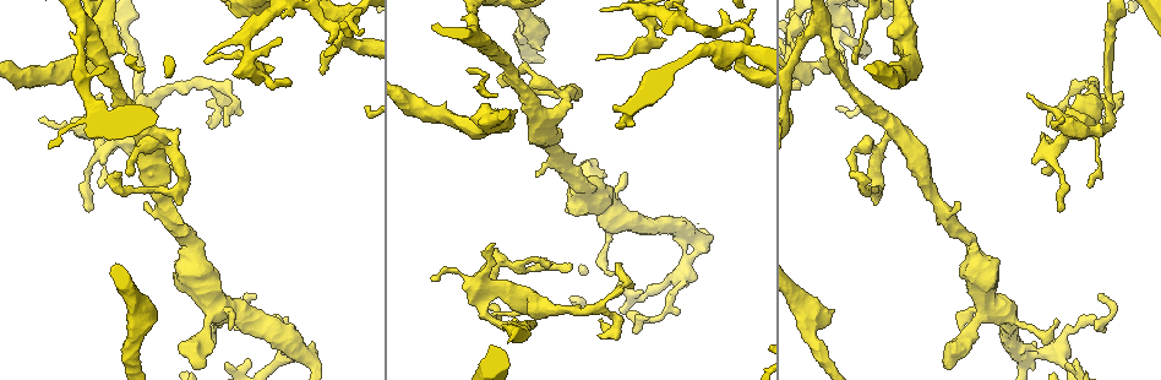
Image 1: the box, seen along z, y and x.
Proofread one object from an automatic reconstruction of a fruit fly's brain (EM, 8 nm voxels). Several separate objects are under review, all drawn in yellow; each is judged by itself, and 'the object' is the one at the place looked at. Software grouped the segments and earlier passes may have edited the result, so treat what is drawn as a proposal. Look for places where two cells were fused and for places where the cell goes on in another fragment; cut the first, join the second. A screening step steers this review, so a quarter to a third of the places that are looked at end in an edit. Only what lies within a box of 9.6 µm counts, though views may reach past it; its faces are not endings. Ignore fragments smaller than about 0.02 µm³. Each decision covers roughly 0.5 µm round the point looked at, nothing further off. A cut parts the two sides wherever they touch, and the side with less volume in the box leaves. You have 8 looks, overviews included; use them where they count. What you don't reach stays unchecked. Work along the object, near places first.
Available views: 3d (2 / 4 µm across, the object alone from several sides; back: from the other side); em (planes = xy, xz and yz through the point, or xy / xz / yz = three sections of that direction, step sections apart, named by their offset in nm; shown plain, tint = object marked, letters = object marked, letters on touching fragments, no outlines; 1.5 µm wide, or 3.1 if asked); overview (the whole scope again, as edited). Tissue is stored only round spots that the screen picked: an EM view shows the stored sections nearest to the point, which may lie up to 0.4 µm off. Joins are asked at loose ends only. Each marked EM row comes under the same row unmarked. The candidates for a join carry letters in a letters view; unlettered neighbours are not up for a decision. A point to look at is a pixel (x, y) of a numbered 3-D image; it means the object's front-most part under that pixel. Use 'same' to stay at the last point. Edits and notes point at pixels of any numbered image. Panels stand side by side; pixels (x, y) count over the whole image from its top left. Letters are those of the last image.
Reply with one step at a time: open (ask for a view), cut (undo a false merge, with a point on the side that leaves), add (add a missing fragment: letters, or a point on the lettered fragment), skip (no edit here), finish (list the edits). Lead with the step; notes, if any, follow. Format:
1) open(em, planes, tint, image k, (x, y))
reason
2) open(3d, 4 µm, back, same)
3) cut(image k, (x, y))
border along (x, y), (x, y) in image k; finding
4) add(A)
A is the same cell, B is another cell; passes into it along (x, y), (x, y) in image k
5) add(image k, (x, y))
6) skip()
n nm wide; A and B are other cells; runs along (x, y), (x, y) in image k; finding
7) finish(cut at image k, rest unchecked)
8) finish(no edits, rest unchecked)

open(em, planes, letters, image 1, (854, 178))
touches itself

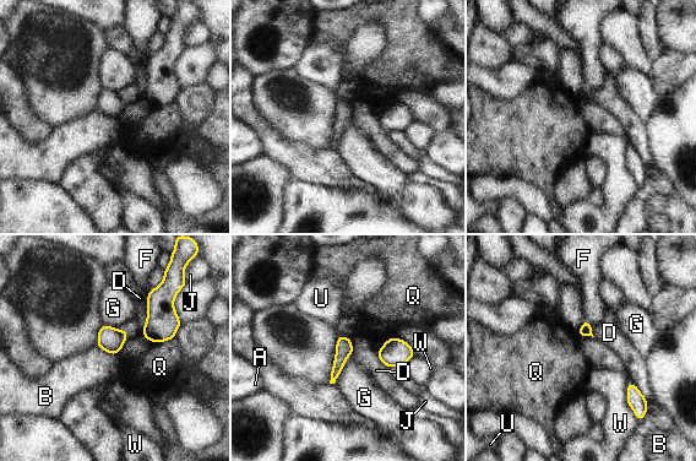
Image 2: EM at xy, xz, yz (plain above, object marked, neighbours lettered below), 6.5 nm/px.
skip()
110 nm wide; A, B, D, F, G, J, Q, U and W are other cells; border along (97, 345), (117, 354) in image 2; continuous, no second cell

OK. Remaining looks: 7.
open(3d, 4 µm, image 1, (1064, 119))
tapers out

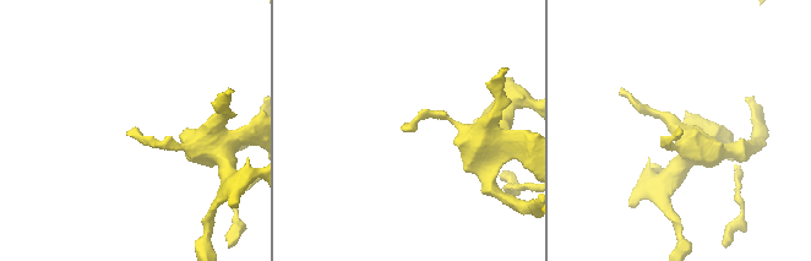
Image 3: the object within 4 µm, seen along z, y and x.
open(em, planes, letters, image 3, (403, 130))
now the EM

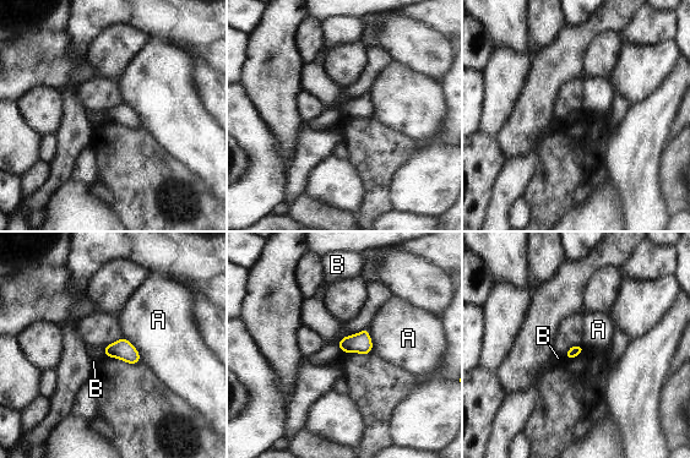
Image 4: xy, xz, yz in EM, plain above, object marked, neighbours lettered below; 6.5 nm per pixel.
skip()
70 nm wide; A and B are other cells; no lettered fragment goes on from it

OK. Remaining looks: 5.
open(3d, 4 µm, image 1, (959, 204))
an open end

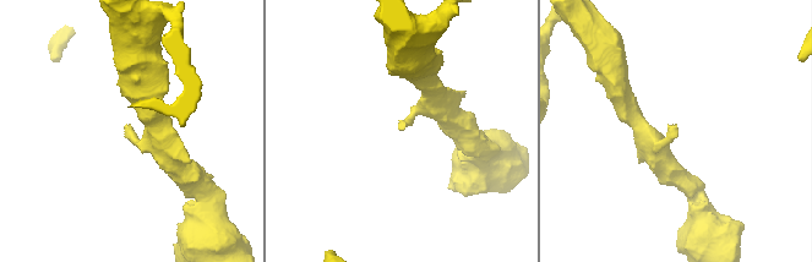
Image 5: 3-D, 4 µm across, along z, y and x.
open(em, planes, tint, image 5, (675, 124))
now the EM

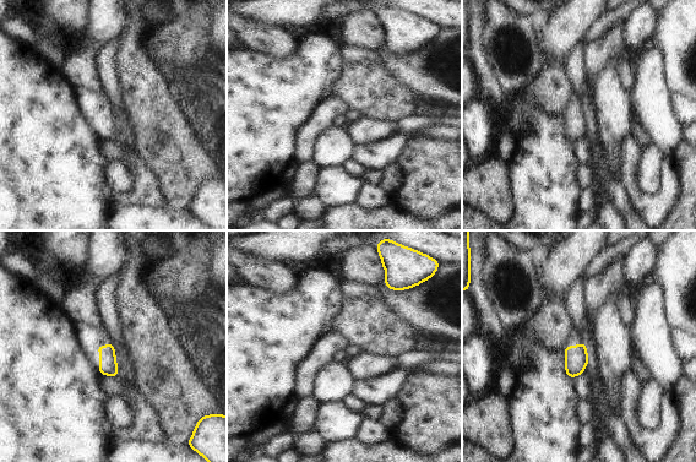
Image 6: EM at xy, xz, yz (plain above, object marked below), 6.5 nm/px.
open(em, planes, letters, same)
what lies round it

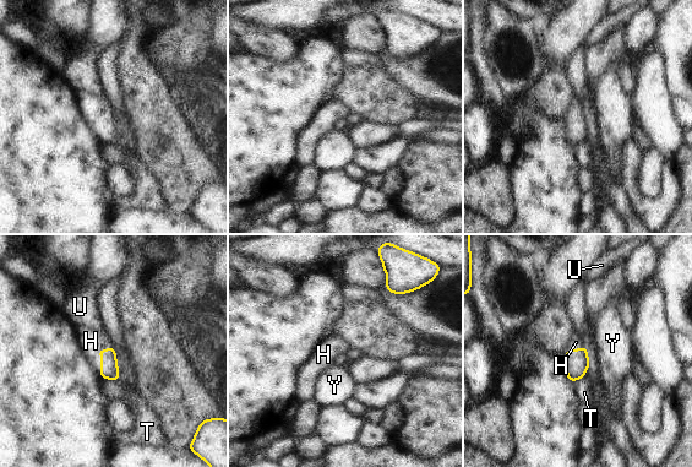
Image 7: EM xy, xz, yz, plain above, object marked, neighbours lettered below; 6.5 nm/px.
add(image 7, (91, 341))
H is the same cell, T, U and Y are other cells; passes into it along (109, 369), (99, 354), (91, 341) in image 7; the cell continues

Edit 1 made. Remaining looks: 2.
finish(add at image 7, rest unchecked)

